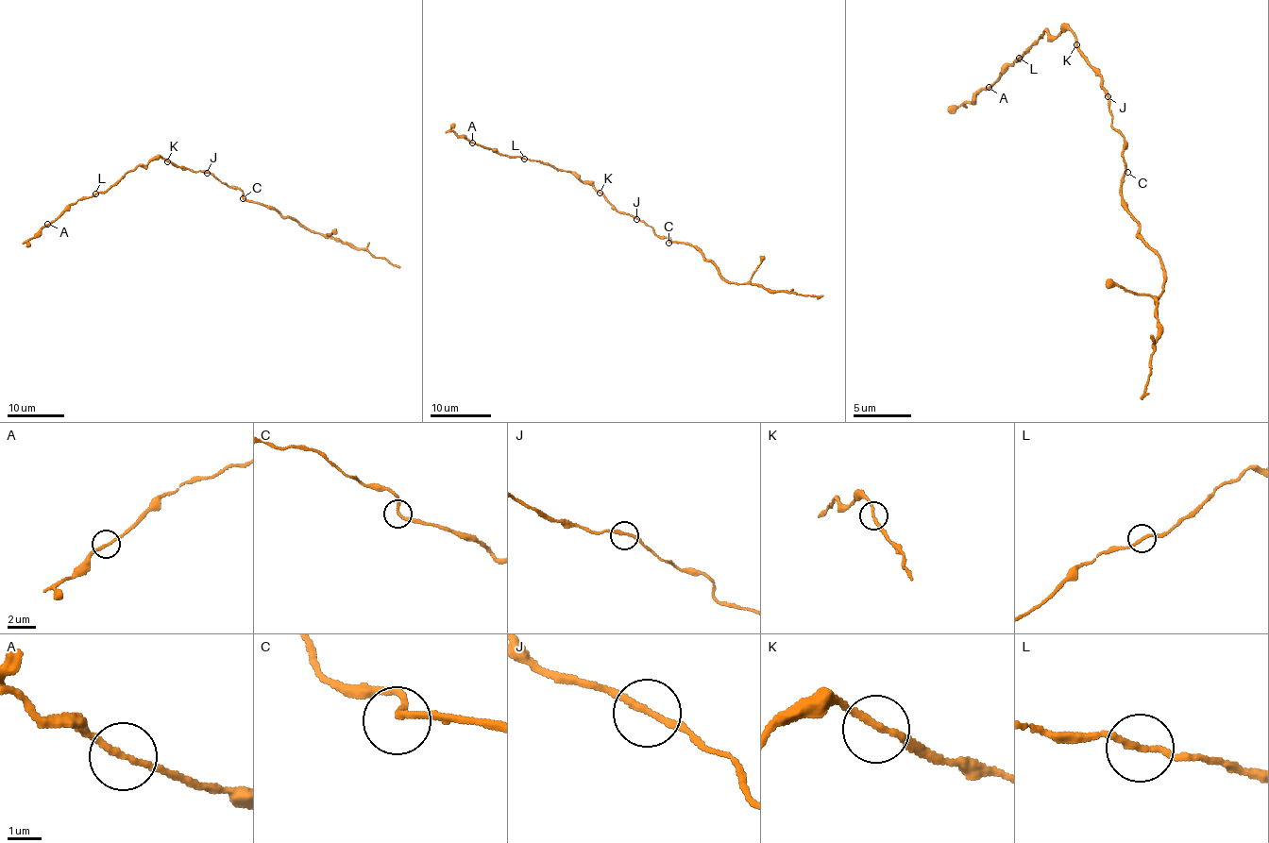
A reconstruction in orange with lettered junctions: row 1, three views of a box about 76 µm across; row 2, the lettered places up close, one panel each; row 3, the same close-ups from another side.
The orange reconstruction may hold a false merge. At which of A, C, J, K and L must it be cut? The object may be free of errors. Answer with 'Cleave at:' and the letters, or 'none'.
Cleave at: none

